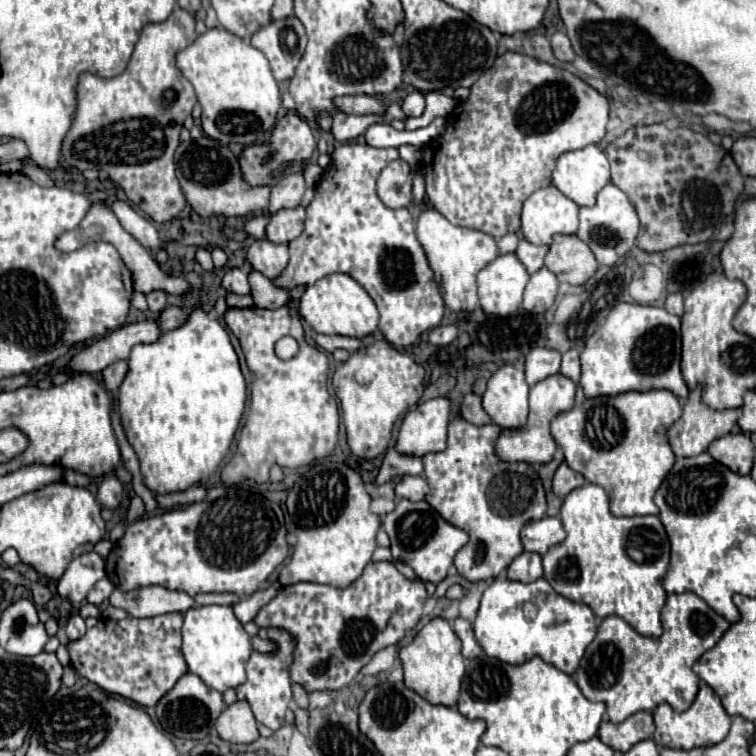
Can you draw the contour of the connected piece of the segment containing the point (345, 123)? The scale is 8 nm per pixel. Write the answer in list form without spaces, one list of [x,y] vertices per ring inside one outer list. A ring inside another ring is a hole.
[[[391,103],[383,115],[345,115],[345,113],[337,113],[333,117],[331,131],[333,131],[337,141],[353,141],[369,125],[373,125],[373,123],[391,123],[395,117],[405,119],[405,115],[403,115],[403,111],[397,103]]]

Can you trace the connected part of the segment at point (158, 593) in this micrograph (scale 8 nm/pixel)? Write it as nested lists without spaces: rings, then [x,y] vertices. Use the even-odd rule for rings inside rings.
[[[141,587],[133,593],[123,593],[115,589],[109,597],[109,603],[113,607],[125,609],[131,617],[155,617],[171,611],[187,613],[195,601],[181,591],[169,591],[165,587]]]

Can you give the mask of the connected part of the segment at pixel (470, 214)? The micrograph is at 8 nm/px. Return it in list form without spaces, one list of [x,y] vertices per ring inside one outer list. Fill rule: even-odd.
[[[507,51],[503,53],[501,57],[497,57],[497,61],[493,63],[491,69],[487,69],[471,87],[471,95],[457,105],[457,113],[451,113],[447,117],[447,123],[445,123],[445,131],[429,143],[429,147],[423,147],[423,153],[425,153],[425,159],[421,161],[421,173],[425,177],[425,185],[427,185],[427,199],[431,203],[433,209],[437,209],[439,213],[443,213],[443,217],[447,217],[453,225],[459,225],[459,227],[467,227],[467,229],[477,229],[477,231],[483,231],[495,239],[507,235],[507,233],[517,233],[519,231],[519,215],[521,215],[521,205],[523,201],[537,189],[543,189],[547,185],[551,185],[551,171],[555,167],[555,161],[561,153],[565,151],[575,151],[575,149],[581,149],[589,143],[599,143],[605,135],[605,127],[607,127],[607,119],[609,119],[609,103],[607,99],[595,91],[591,85],[587,85],[583,79],[579,79],[577,75],[565,71],[565,69],[559,69],[559,67],[553,67],[549,63],[543,63],[535,57],[529,57],[529,55],[519,55],[519,53],[513,53],[513,51]]]

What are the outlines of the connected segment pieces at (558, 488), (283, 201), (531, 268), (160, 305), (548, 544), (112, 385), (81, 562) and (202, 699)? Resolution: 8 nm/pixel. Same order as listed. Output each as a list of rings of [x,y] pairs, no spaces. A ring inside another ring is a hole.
[[[561,463],[557,473],[555,473],[555,477],[553,477],[553,493],[555,495],[567,495],[573,489],[581,487],[583,483],[585,483],[583,475],[579,475],[573,469],[569,469],[567,463]]]
[[[293,173],[283,177],[275,187],[271,187],[269,213],[277,213],[279,209],[293,209],[301,203],[305,193],[305,181],[301,173]]]
[[[521,239],[515,255],[519,257],[519,261],[525,265],[525,269],[529,273],[535,273],[535,271],[539,271],[543,267],[543,259],[547,255],[547,249],[549,247],[539,247],[539,245],[533,245],[533,243]]]
[[[153,291],[147,295],[147,303],[149,303],[149,309],[153,313],[161,313],[167,305],[167,295],[163,291]]]
[[[543,517],[539,521],[527,523],[521,531],[521,543],[525,551],[545,555],[551,547],[559,545],[565,539],[563,525],[557,517]]]
[[[115,361],[115,363],[111,363],[107,369],[103,369],[103,373],[101,373],[101,375],[103,375],[103,383],[105,383],[105,387],[107,387],[113,395],[119,391],[119,387],[121,387],[125,375],[127,375],[127,369],[129,369],[127,361]]]
[[[83,553],[75,557],[57,583],[57,595],[71,603],[81,603],[89,589],[105,577],[105,561],[95,553]]]
[[[185,673],[175,687],[157,703],[157,719],[167,733],[173,733],[181,739],[205,739],[217,717],[225,709],[223,695],[211,687],[207,687],[201,677],[195,673]]]

